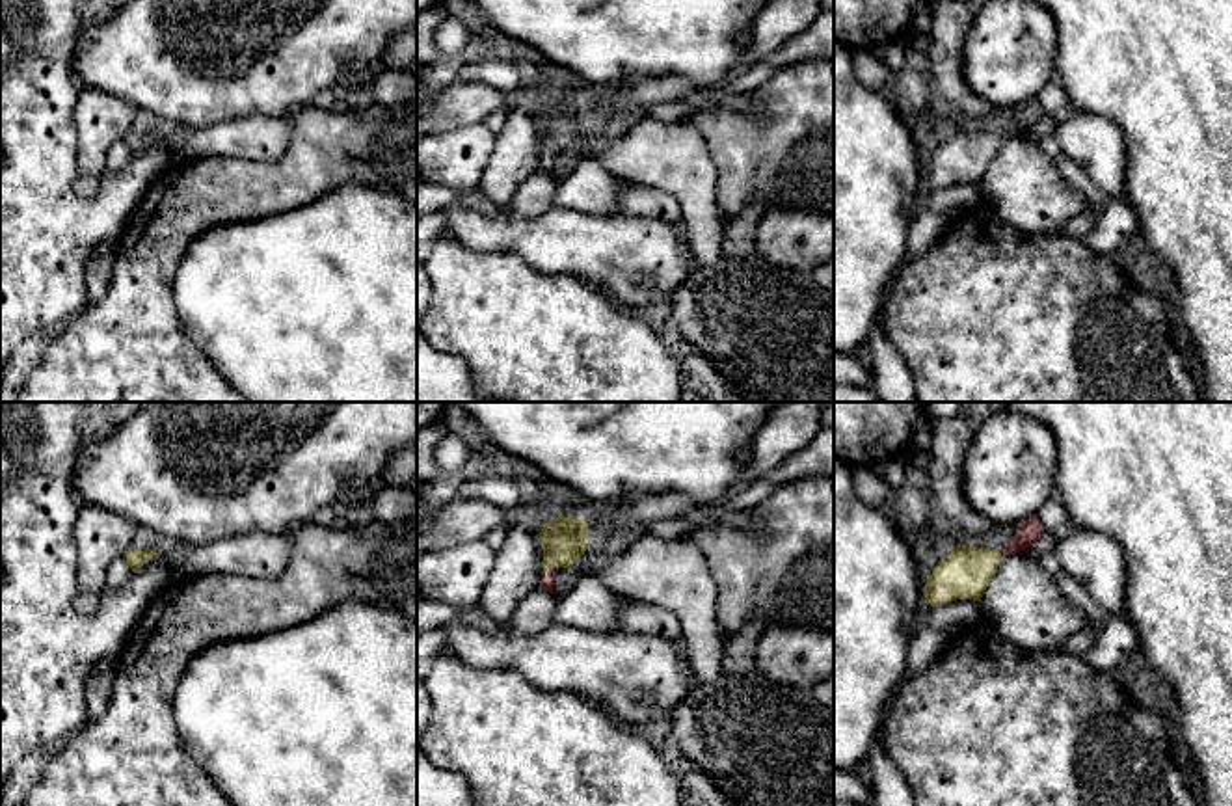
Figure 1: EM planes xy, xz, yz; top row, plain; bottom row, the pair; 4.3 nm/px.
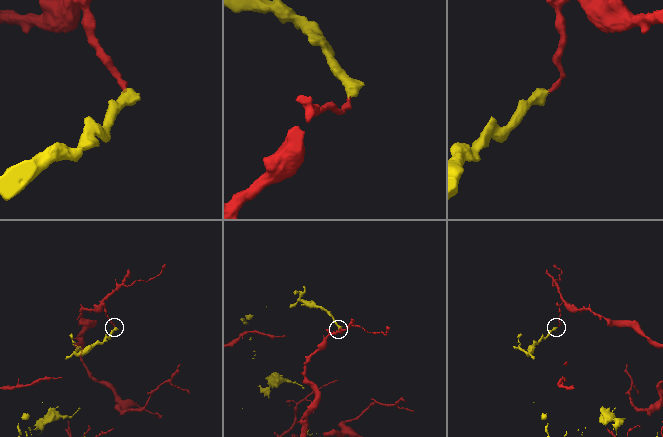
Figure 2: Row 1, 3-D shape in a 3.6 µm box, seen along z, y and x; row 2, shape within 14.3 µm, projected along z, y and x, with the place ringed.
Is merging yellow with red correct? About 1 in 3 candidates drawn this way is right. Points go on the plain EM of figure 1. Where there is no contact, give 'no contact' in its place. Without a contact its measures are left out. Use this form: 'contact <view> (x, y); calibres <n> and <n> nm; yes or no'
contact xz (548, 155); calibres 190 and 60 nm; no

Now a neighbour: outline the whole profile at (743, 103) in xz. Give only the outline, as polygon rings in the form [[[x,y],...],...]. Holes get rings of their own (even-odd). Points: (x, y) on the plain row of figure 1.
[[[748,91],[748,93],[728,93],[716,102],[715,108],[728,108],[731,112],[763,117],[763,110],[754,104],[752,91]]]

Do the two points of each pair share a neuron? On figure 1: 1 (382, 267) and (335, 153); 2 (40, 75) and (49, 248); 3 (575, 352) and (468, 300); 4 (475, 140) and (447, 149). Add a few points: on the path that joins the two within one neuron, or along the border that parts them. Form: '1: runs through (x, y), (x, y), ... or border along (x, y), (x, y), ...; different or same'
1: border along (350, 177), (309, 203); different
2: runs through (40, 118), (40, 205); same
3: runs through (549, 349), (533, 343), (494, 311); same
4: runs through (468, 144), (455, 149); same

